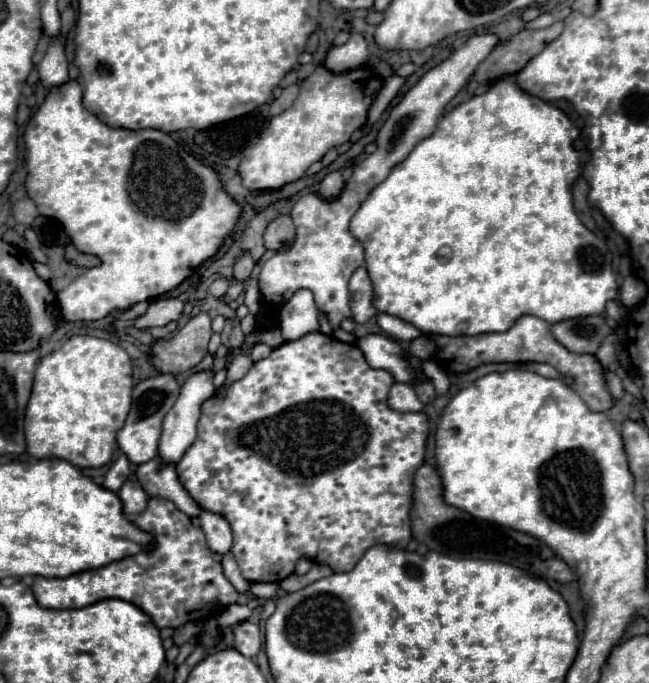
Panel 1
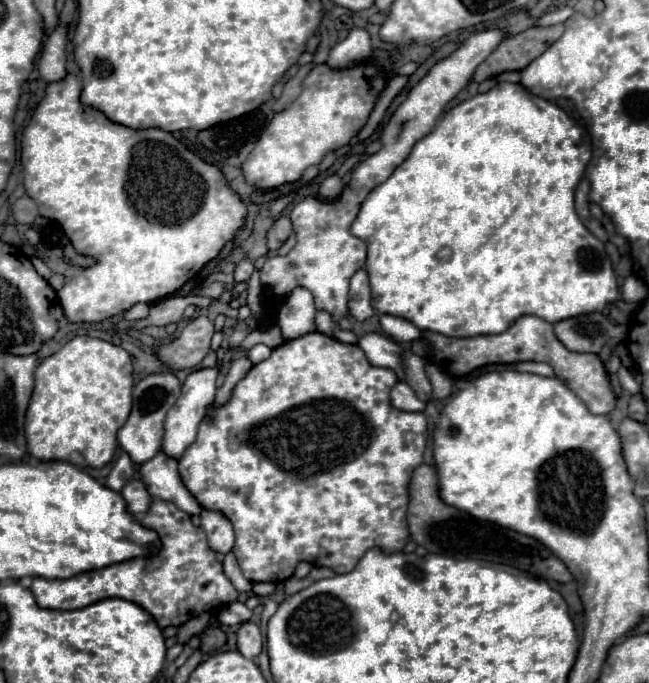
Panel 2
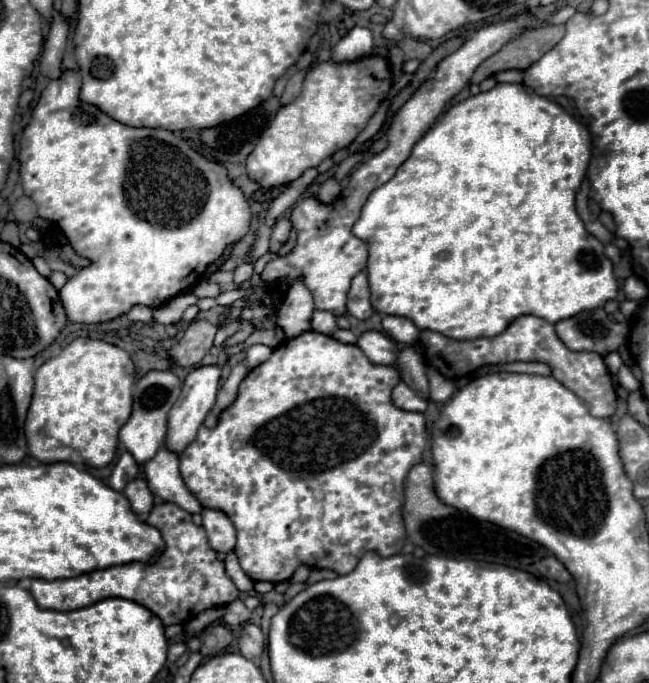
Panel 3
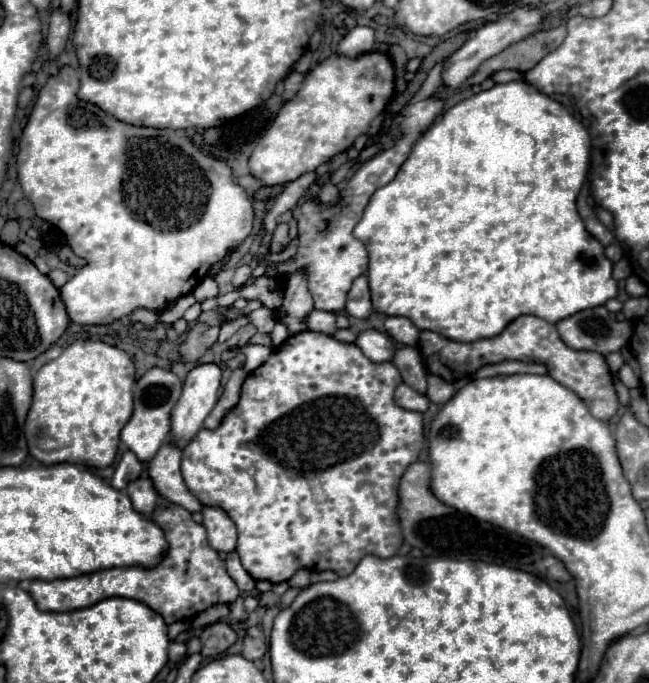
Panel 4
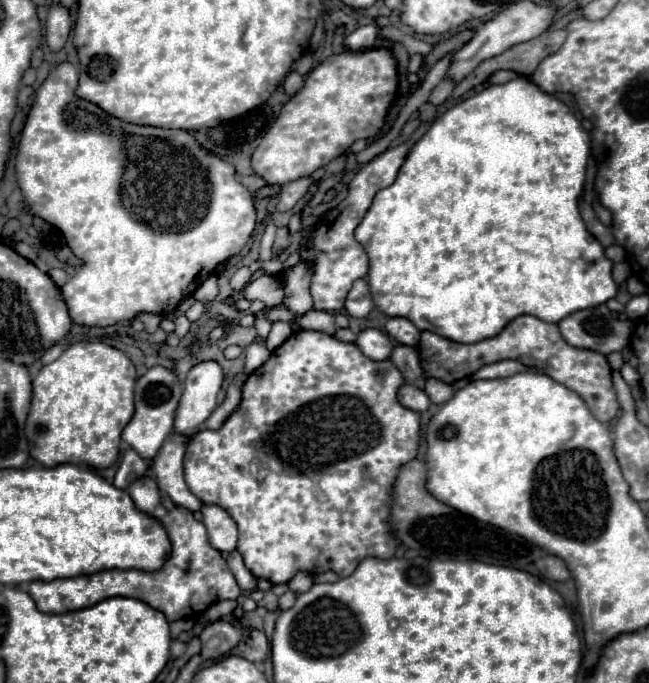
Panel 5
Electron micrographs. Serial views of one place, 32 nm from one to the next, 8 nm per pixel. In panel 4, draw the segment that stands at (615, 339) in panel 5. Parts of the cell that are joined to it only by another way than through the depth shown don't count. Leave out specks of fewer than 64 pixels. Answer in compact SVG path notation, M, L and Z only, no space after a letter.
M606 306L576 312L556 324L562 340L576 350L594 350L600 354L618 352L632 336L632 324L620 322Z

